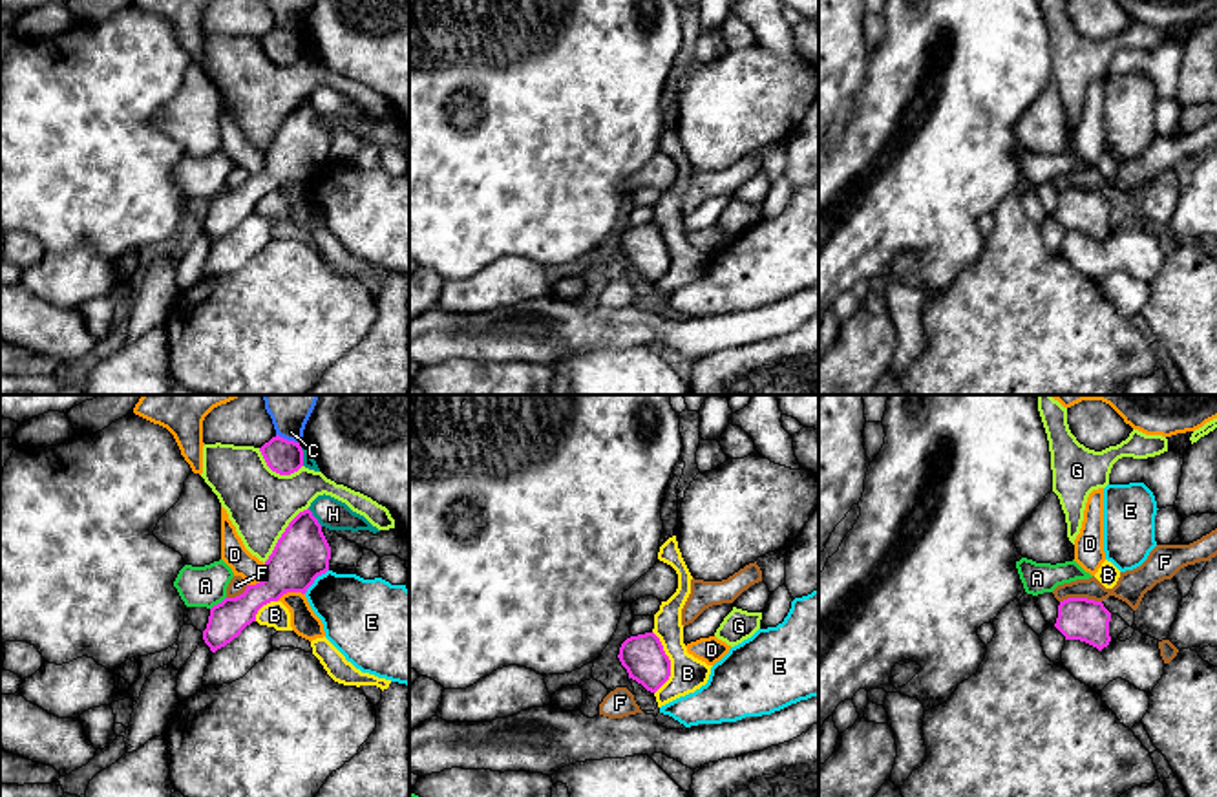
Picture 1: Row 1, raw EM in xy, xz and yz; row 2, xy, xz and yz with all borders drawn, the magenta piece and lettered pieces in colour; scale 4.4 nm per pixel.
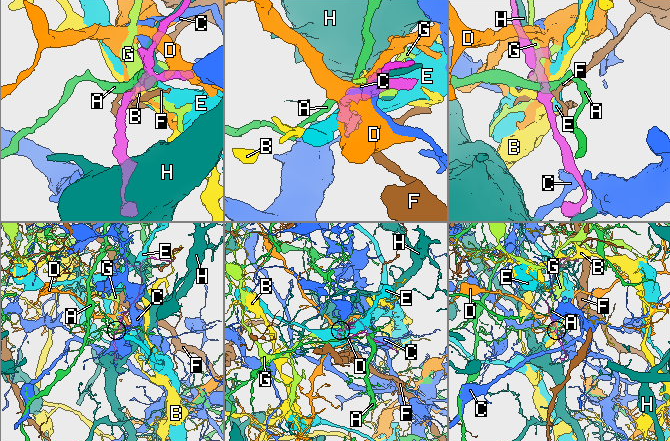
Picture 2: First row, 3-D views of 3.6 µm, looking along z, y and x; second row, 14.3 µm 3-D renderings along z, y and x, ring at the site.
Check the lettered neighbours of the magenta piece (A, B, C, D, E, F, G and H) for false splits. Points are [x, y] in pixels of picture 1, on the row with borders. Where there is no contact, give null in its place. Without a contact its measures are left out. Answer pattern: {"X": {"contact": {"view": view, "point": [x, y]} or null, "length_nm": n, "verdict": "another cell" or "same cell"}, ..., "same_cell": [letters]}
{"A": {"contact": {"view": "xy", "point": [218, 604]}, "length_nm": 90, "verdict": "another cell"}, "B": {"contact": {"view": "xz", "point": [669, 662]}, "length_nm": 280, "verdict": "another cell"}, "C": {"contact": {"view": "xy", "point": [285, 439]}, "length_nm": 110, "verdict": "another cell"}, "D": {"contact": {"view": "xy", "point": [264, 578]}, "length_nm": 130, "verdict": "another cell"}, "E": {"contact": {"view": "xy", "point": [315, 578]}, "length_nm": 160, "verdict": "another cell"}, "F": {"contact": {"view": "yz", "point": [1080, 598]}, "length_nm": 180, "verdict": "another cell"}, "G": {"contact": {"view": "xy", "point": [282, 534]}, "length_nm": 320, "verdict": "another cell"}, "H": {"contact": {"view": "xy", "point": [302, 457]}, "length_nm": 80, "verdict": "another cell"}, "same_cell": []}

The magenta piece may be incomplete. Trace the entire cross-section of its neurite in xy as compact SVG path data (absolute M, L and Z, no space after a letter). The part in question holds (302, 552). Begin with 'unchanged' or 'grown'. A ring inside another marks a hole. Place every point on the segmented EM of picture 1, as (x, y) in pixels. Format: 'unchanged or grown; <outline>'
unchanged; M307 508L300 512L278 539L265 561L265 578L247 585L236 598L225 598L210 609L203 640L212 653L230 643L241 631L256 622L258 611L278 601L287 592L302 592L329 570L331 547L322 525Z

